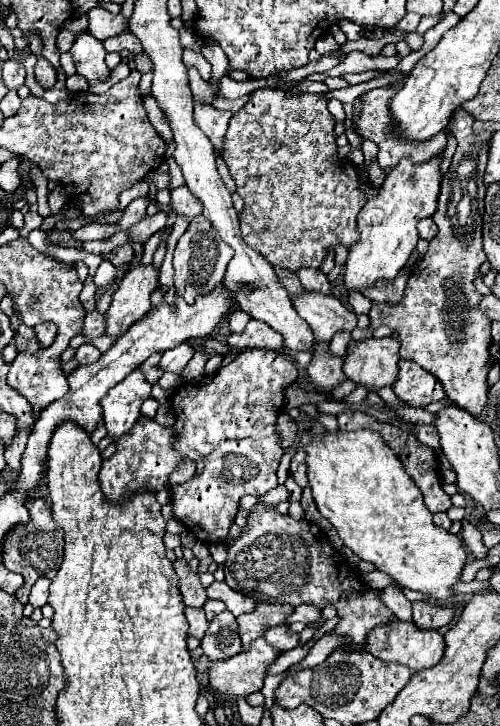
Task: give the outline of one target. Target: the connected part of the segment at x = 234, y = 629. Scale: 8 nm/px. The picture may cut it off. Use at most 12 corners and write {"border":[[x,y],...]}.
{"border":[[228,610],[210,622],[202,650],[228,660],[242,650],[236,618]]}

